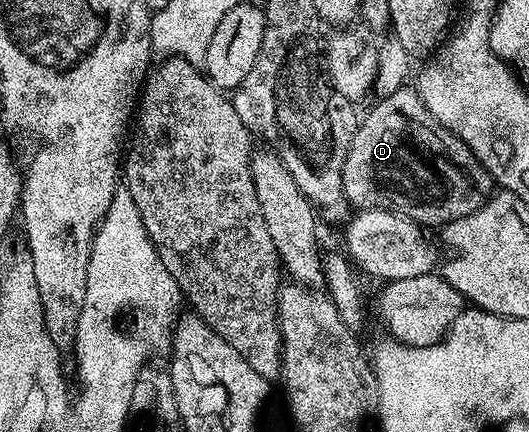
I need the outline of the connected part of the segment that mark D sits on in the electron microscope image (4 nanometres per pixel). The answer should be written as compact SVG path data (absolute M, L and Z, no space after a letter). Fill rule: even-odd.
M403 86L389 96L383 96L378 104L357 123L346 154L342 190L353 209L377 208L404 216L415 224L439 229L466 214L474 214L483 206L485 199L494 192L492 176L476 160L476 155L458 139L447 132L426 110L419 91L415 87ZM420 164L428 164L428 172L448 172L448 184L420 184Z

